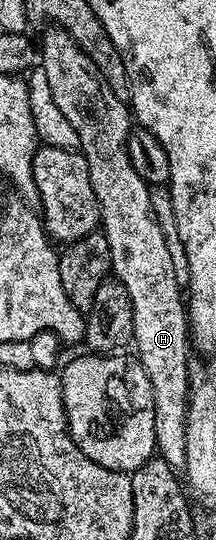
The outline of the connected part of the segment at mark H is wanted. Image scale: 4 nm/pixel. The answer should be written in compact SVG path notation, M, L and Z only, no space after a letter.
M48 28L44 39L39 39L40 65L46 68L47 79L53 93L54 102L70 120L74 131L78 132L80 141L78 150L88 162L90 184L94 188L94 196L100 205L102 232L106 236L106 244L110 244L111 273L116 281L121 282L130 292L130 304L134 312L134 332L132 342L146 376L150 376L150 384L154 395L155 438L159 457L177 470L185 464L185 416L188 413L188 362L190 359L190 323L186 313L186 298L182 286L175 278L174 263L171 260L166 238L155 218L152 207L152 193L148 183L134 172L127 152L128 135L134 129L134 118L130 113L129 103L118 100L110 88L110 84L102 76L102 72L86 56L78 43L62 29Z

